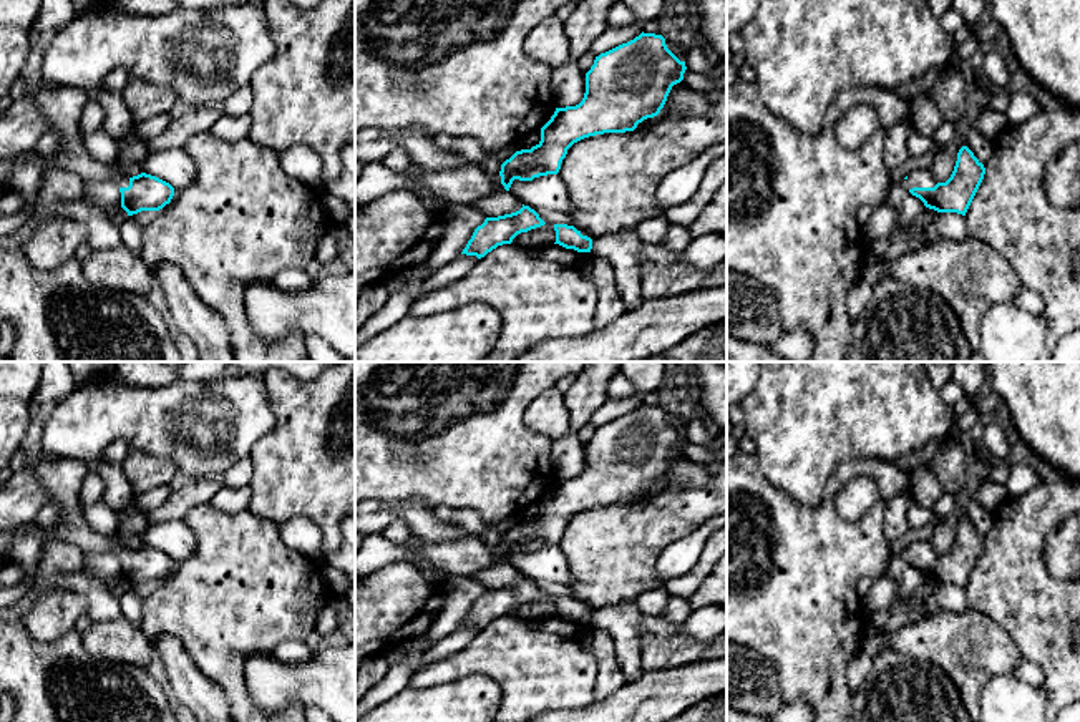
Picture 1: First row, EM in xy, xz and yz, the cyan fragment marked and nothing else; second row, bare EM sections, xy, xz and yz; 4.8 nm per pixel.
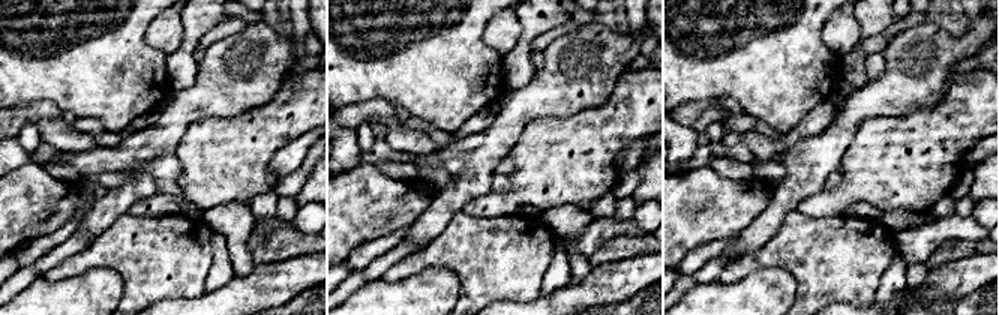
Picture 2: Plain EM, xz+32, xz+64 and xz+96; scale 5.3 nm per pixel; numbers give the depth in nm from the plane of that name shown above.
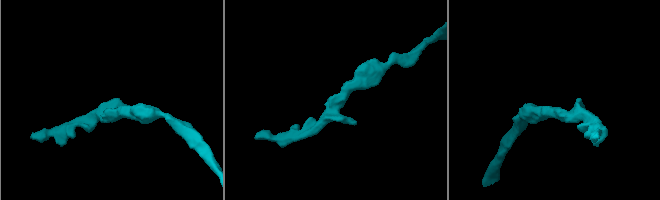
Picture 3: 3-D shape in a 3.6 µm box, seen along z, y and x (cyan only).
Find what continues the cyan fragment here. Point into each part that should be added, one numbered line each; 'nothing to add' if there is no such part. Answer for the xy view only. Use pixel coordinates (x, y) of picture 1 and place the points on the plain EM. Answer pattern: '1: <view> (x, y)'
1: xy (62, 478)

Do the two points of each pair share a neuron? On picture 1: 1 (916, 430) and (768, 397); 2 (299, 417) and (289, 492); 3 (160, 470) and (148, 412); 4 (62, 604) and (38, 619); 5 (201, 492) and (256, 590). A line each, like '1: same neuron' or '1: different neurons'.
1: same neuron
2: same neuron
3: different neurons
4: same neuron
5: different neurons

